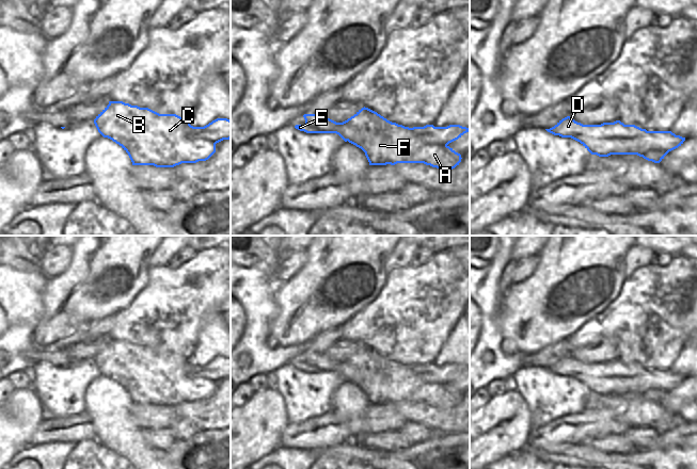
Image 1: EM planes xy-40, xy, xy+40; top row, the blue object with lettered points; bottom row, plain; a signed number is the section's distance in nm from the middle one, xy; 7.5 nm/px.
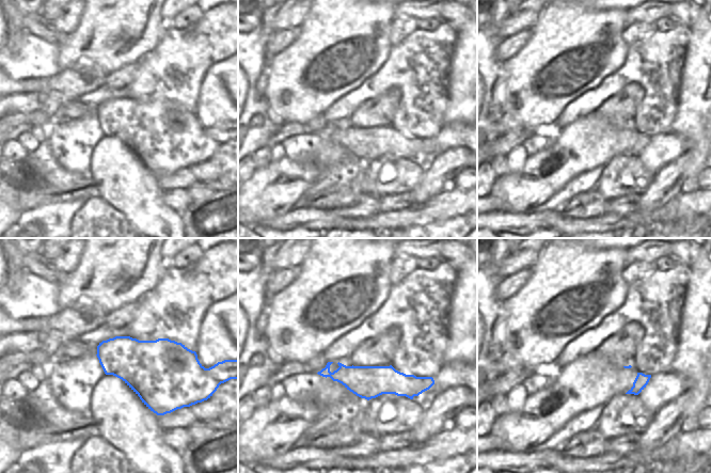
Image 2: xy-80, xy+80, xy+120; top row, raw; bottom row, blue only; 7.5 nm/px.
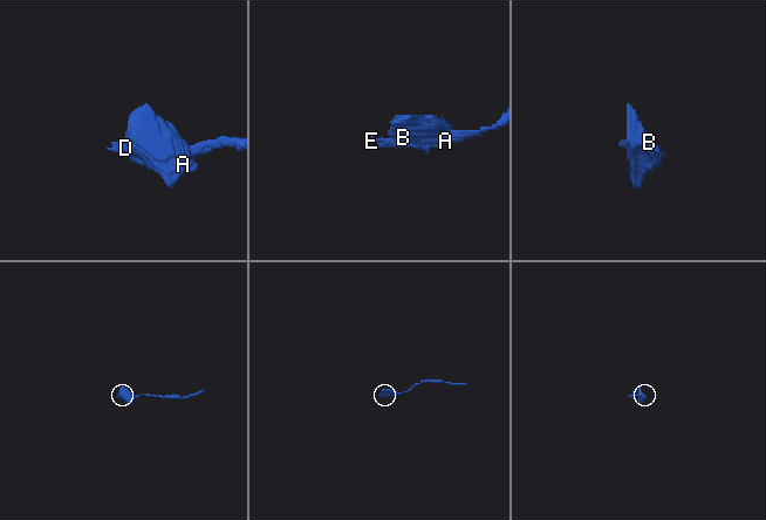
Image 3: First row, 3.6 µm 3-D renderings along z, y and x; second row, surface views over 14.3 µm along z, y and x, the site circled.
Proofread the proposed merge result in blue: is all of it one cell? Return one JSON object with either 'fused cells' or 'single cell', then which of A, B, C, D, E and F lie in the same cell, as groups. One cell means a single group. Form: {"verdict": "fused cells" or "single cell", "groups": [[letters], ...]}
{"verdict": "fused cells", "groups": [["A", "B", "C", "F"], ["D", "E"]]}

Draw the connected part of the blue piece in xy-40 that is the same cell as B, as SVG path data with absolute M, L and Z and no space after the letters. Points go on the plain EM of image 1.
M109 340L96 355L94 362L104 376L112 378L128 392L132 404L174 406L181 402L206 400L216 391L215 381L195 378L188 373L190 359L176 353L159 353L148 346L123 340Z

